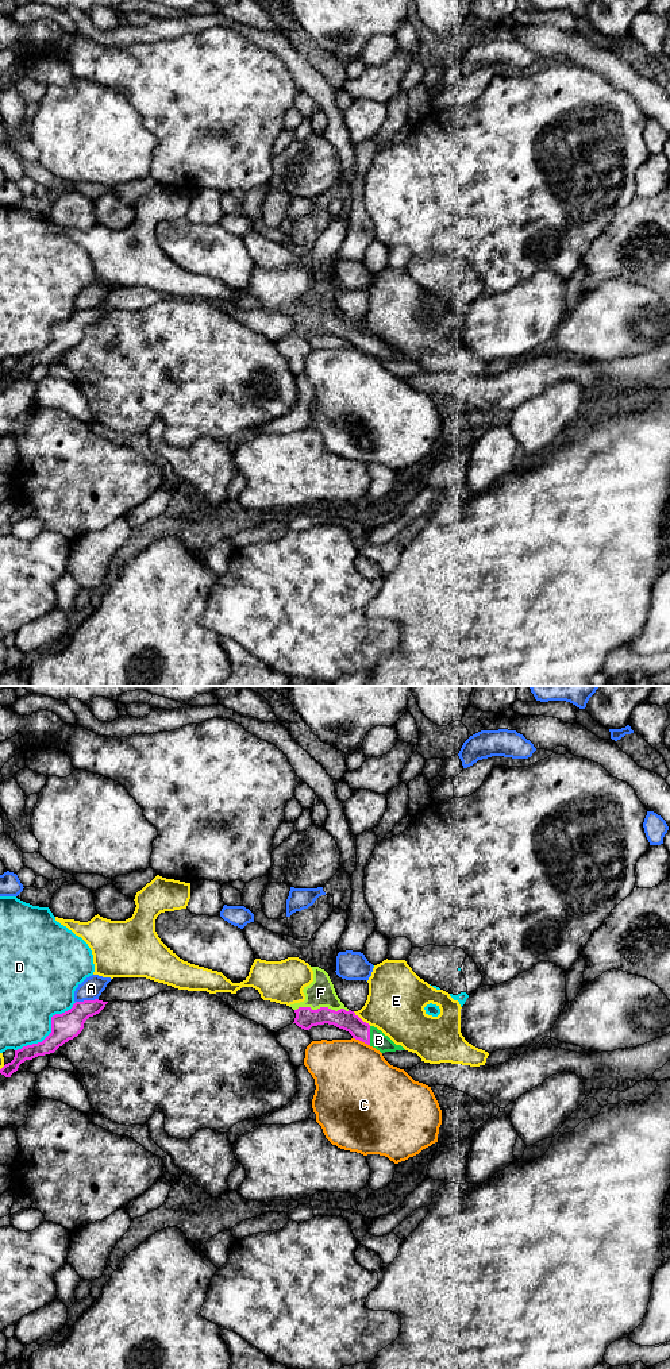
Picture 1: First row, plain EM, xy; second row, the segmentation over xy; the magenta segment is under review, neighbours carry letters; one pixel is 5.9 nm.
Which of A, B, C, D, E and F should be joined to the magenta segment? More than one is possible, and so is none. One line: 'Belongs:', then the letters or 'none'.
Belongs: B, F

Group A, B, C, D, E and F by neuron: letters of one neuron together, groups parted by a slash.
A / B F / C / D / E

